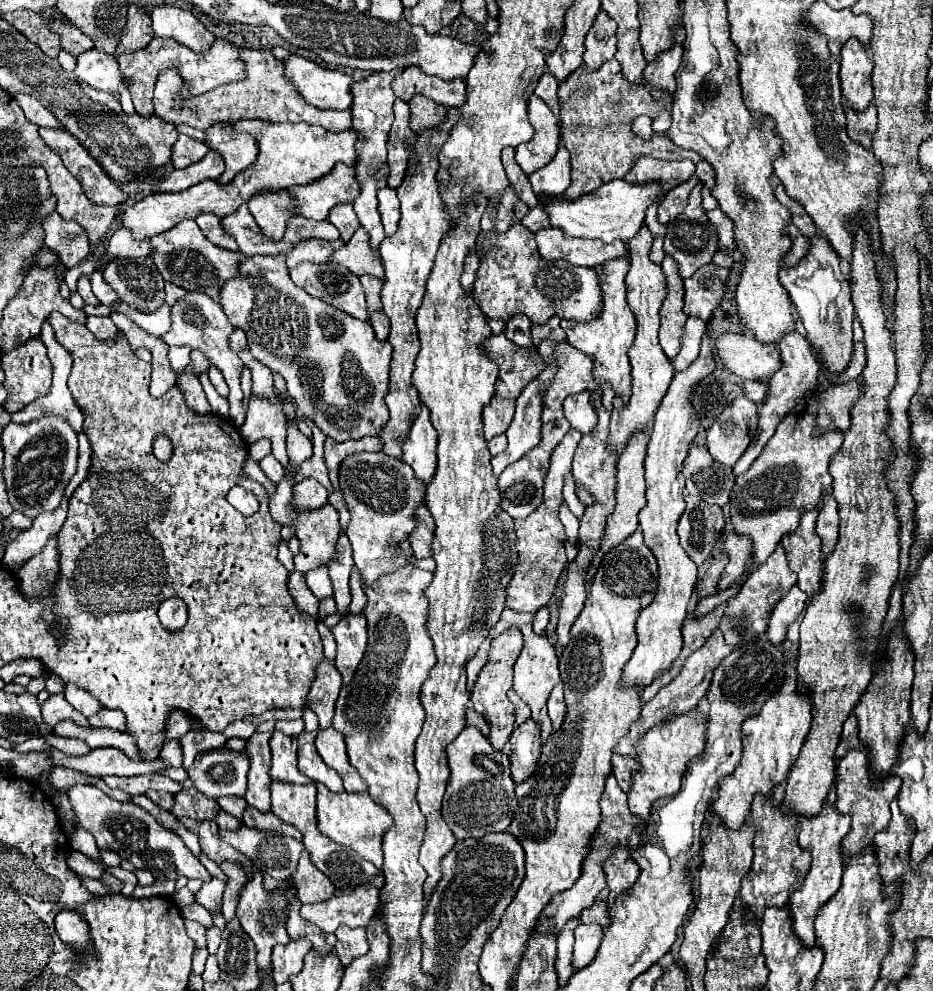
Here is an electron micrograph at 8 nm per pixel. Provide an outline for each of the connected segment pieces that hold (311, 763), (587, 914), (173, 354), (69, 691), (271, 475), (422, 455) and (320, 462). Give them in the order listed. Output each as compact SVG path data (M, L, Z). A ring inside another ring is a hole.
M302 732L298 736L298 770L304 776L310 776L314 782L322 782L334 794L344 792L344 786L338 774L330 770L322 762L322 758L318 758L314 738L316 738L316 732Z
M604 888L598 894L596 902L590 908L582 910L582 914L580 914L580 922L582 924L600 924L604 928L610 926L610 918L608 918L608 894L610 894L610 890Z
M169 346L168 359L177 375L190 366L192 362L190 354L192 354L192 348L188 346Z
M66 686L66 690L64 690L64 694L66 694L66 700L82 714L82 716L86 716L86 718L90 718L90 716L94 716L94 714L98 714L100 710L102 710L102 706L84 690L82 692L82 688L78 688L78 686Z
M268 454L268 456L264 456L260 462L258 462L258 466L262 468L262 472L266 474L266 478L268 480L272 480L272 482L278 482L278 478L282 478L282 464L274 458L274 454Z
M422 404L418 418L412 424L410 436L404 444L402 460L412 466L416 476L424 482L430 482L430 474L434 474L436 466L436 430L430 422L430 412Z
M310 422L312 426L312 443L313 443L313 454L312 457L304 461L304 464L300 466L300 472L296 476L296 482L306 478L306 476L312 476L316 478L328 492L332 492L332 486L330 486L330 480L328 480L328 470L326 470L326 464L324 461L324 440L326 436L320 434L320 430Z

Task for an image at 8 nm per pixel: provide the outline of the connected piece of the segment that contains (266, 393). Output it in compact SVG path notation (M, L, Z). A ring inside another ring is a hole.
M248 350L244 352L238 352L238 356L242 358L244 366L250 368L252 372L252 394L256 396L262 396L262 398L272 398L274 396L274 386L272 386L272 372L262 364L258 362Z

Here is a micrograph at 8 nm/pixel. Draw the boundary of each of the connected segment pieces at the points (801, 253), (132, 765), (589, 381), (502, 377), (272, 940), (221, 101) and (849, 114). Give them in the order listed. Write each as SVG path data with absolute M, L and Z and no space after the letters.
M788 224L788 226L786 226L786 234L792 238L792 248L790 248L790 252L786 254L784 262L786 262L788 266L794 266L794 264L798 264L802 258L808 256L808 252L810 252L810 240L808 240L806 236L802 236L800 230L798 230L794 224Z
M94 748L86 754L86 758L70 758L66 754L60 754L58 750L48 750L48 754L56 760L58 766L74 768L78 772L90 774L90 776L138 776L138 774L152 774L156 770L166 768L162 760L152 762L134 762L122 750L118 748Z
M566 346L566 350L562 350L562 352L564 354L558 354L560 370L558 370L554 382L550 384L550 390L544 400L544 420L552 422L552 420L562 418L564 416L564 410L562 410L564 398L570 394L578 394L582 390L600 390L602 406L606 410L612 410L614 390L610 384L600 384L592 376L594 358L590 358L588 354L584 354L572 346Z
M502 334L502 336L492 336L490 340L486 340L486 350L490 354L490 360L498 364L498 380L496 380L496 394L490 400L490 404L484 408L482 412L482 422L484 422L484 436L490 442L494 436L500 436L508 430L510 422L512 422L512 414L514 414L514 402L518 398L518 394L522 392L522 388L536 378L536 374L542 372L544 360L538 352L526 352L522 348L514 348L512 342Z
M256 874L252 878L252 882L248 882L244 888L242 888L242 894L240 894L240 902L238 902L238 910L236 910L236 916L244 928L244 932L254 940L254 946L256 946L256 964L258 964L258 970L266 970L272 966L270 962L270 954L272 954L272 948L276 944L288 944L290 938L286 934L286 902L290 898L294 898L296 894L296 888L286 882L286 890L282 890L282 894L270 894L266 892L264 884L262 884L262 876Z
M242 50L242 60L246 62L244 82L219 86L190 100L184 100L178 104L174 102L174 106L164 106L164 98L154 98L154 112L168 122L174 122L174 124L184 122L198 130L206 130L216 120L236 122L242 118L260 118L260 120L272 120L272 122L308 122L308 124L318 124L332 132L350 130L352 126L350 112L320 110L316 106L310 106L302 98L302 94L298 94L298 90L292 86L292 80L284 74L284 62L276 60L270 52Z
M844 104L844 110L846 110L846 118L848 118L846 126L848 126L850 138L854 138L862 146L870 148L872 134L876 132L876 108L874 108L874 104L870 104L864 112L860 112L856 116L854 116L852 108L846 104Z

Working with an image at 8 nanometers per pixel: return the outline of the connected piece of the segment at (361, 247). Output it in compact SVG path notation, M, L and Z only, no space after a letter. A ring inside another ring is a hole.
M358 228L354 232L354 236L332 254L332 262L346 266L348 270L352 270L356 276L362 274L372 274L376 278L384 278L384 268L382 262L378 262L378 258L374 258L374 254L370 254L370 244L368 244L368 234Z

